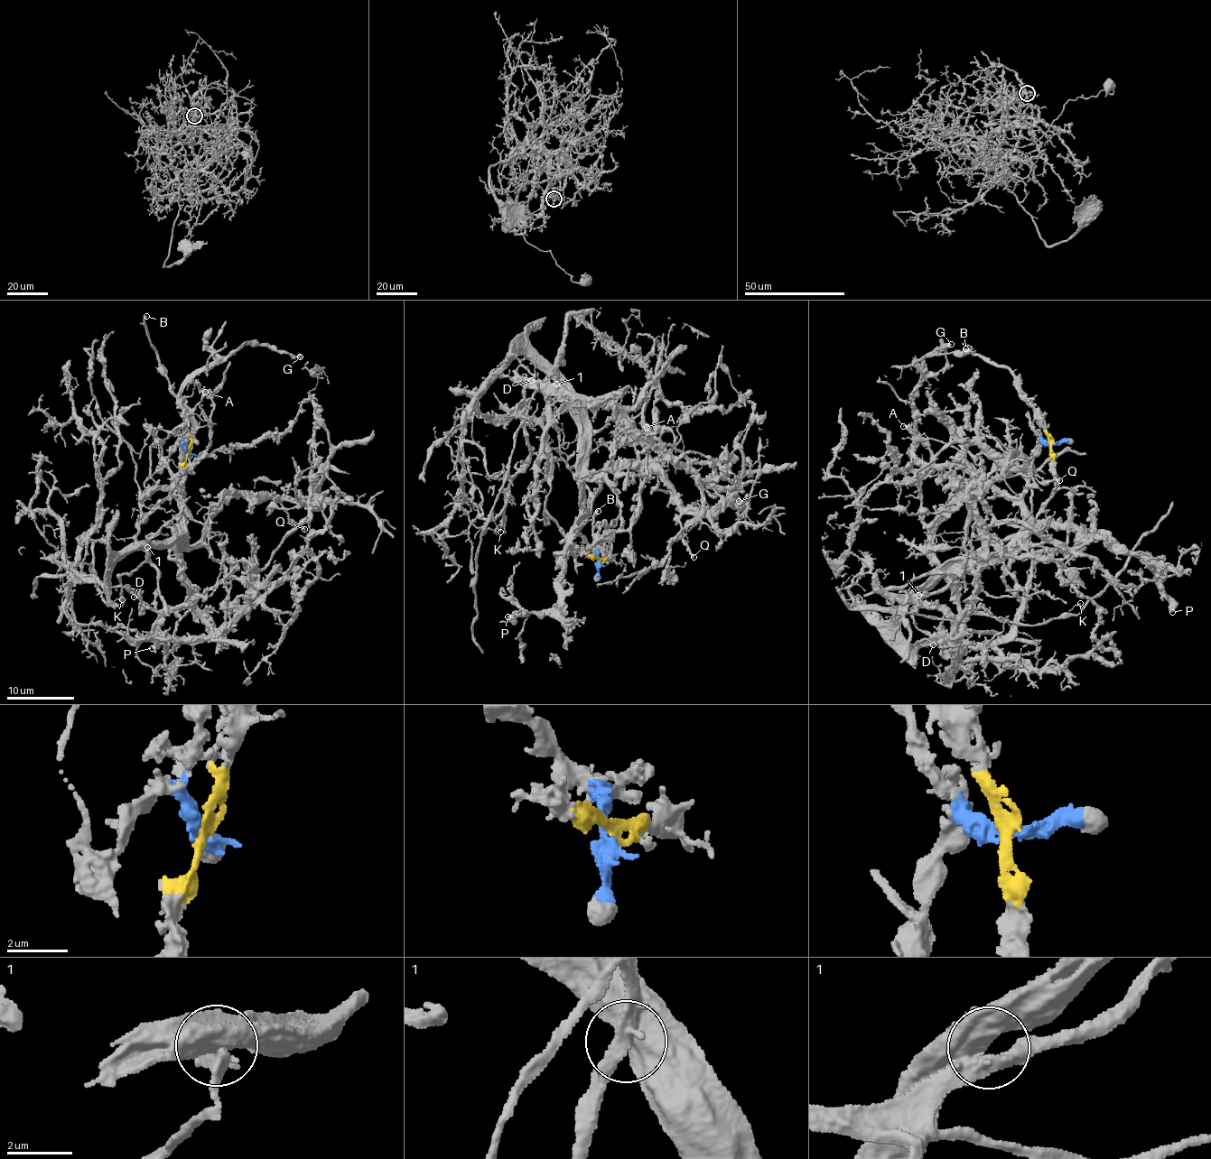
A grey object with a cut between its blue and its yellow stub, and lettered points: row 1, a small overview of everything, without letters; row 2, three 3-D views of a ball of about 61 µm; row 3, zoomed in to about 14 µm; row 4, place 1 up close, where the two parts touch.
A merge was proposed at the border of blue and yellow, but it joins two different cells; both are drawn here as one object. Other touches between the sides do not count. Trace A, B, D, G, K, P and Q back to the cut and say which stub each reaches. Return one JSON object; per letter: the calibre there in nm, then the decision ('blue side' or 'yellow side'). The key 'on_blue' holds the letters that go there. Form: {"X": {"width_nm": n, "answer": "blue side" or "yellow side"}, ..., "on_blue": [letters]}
{"A": {"width_nm": 300, "answer": "yellow side"}, "B": {"width_nm": 300, "answer": "yellow side"}, "D": {"width_nm": 220, "answer": "blue side"}, "G": {"width_nm": 280, "answer": "blue side"}, "K": {"width_nm": 130, "answer": "yellow side"}, "P": {"width_nm": 550, "answer": "blue side"}, "Q": {"width_nm": 280, "answer": "blue side"}, "on_blue": ["D", "G", "P", "Q"]}

